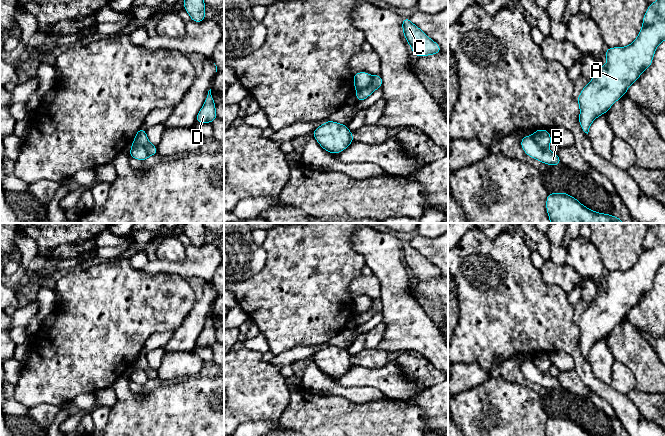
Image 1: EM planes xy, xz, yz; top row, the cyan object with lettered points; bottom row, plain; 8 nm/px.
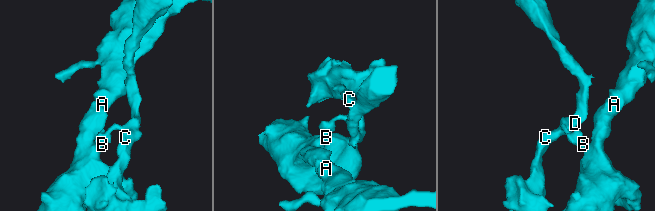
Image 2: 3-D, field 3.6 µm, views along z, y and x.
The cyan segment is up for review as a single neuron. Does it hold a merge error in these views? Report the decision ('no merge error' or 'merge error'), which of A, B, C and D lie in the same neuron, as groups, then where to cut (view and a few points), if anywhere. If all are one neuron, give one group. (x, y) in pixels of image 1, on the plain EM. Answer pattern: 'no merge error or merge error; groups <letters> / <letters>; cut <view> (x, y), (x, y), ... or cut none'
merge error; groups A B / C D; cut xz (372, 300), (371, 306), (366, 311), (356, 314)

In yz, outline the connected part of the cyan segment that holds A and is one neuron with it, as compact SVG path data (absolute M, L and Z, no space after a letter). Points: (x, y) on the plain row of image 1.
M658 223L648 231L637 262L629 270L607 272L605 275L607 287L598 292L596 299L576 323L580 331L579 348L587 358L592 346L608 336L610 331L626 318L629 310L652 289L656 272L662 265L665 265L665 223Z

